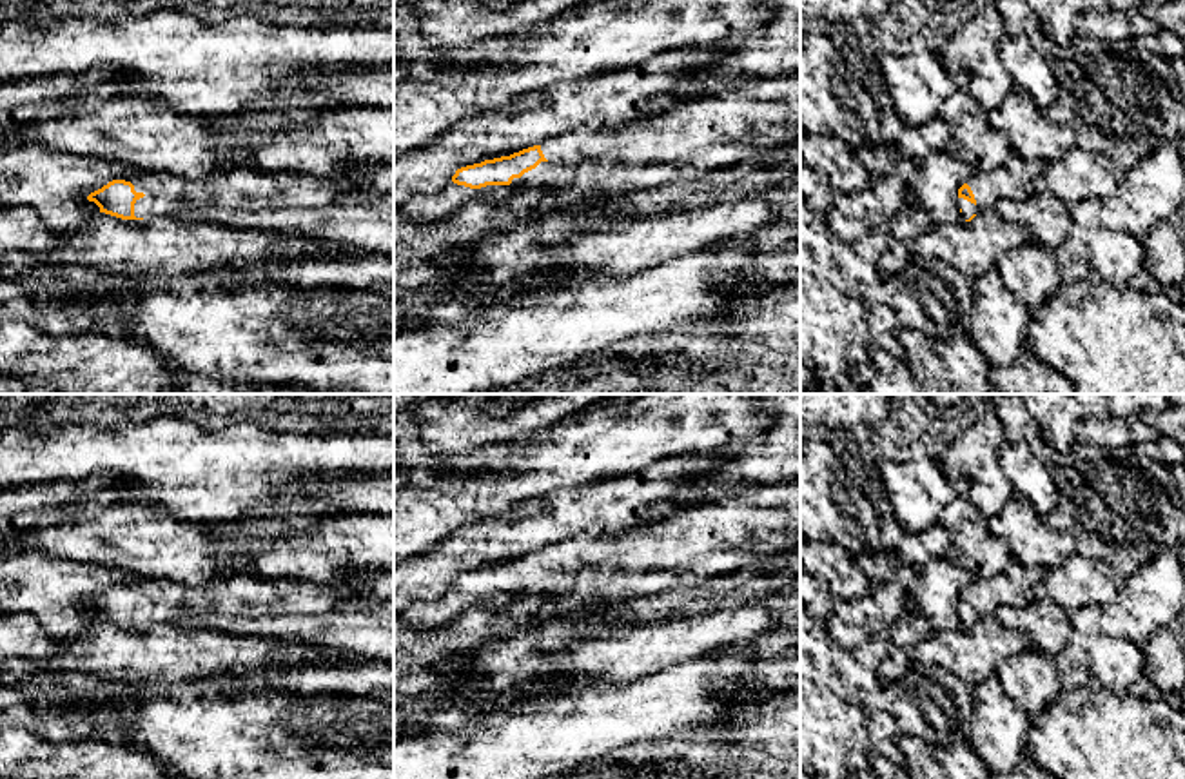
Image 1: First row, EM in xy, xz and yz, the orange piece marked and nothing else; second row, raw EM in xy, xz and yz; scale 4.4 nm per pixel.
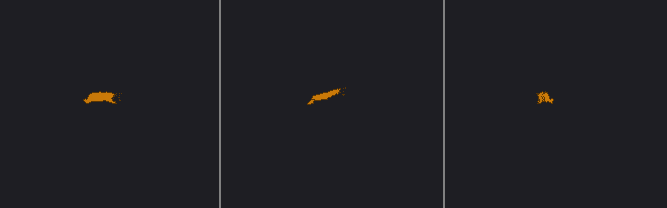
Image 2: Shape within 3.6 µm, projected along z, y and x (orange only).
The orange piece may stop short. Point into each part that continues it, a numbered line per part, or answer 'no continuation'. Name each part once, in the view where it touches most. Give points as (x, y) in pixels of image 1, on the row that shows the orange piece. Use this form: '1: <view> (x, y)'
1: xy (149, 206)

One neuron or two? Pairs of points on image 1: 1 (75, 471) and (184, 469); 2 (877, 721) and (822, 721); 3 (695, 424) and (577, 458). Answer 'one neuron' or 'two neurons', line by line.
1: one neuron
2: two neurons
3: one neuron

